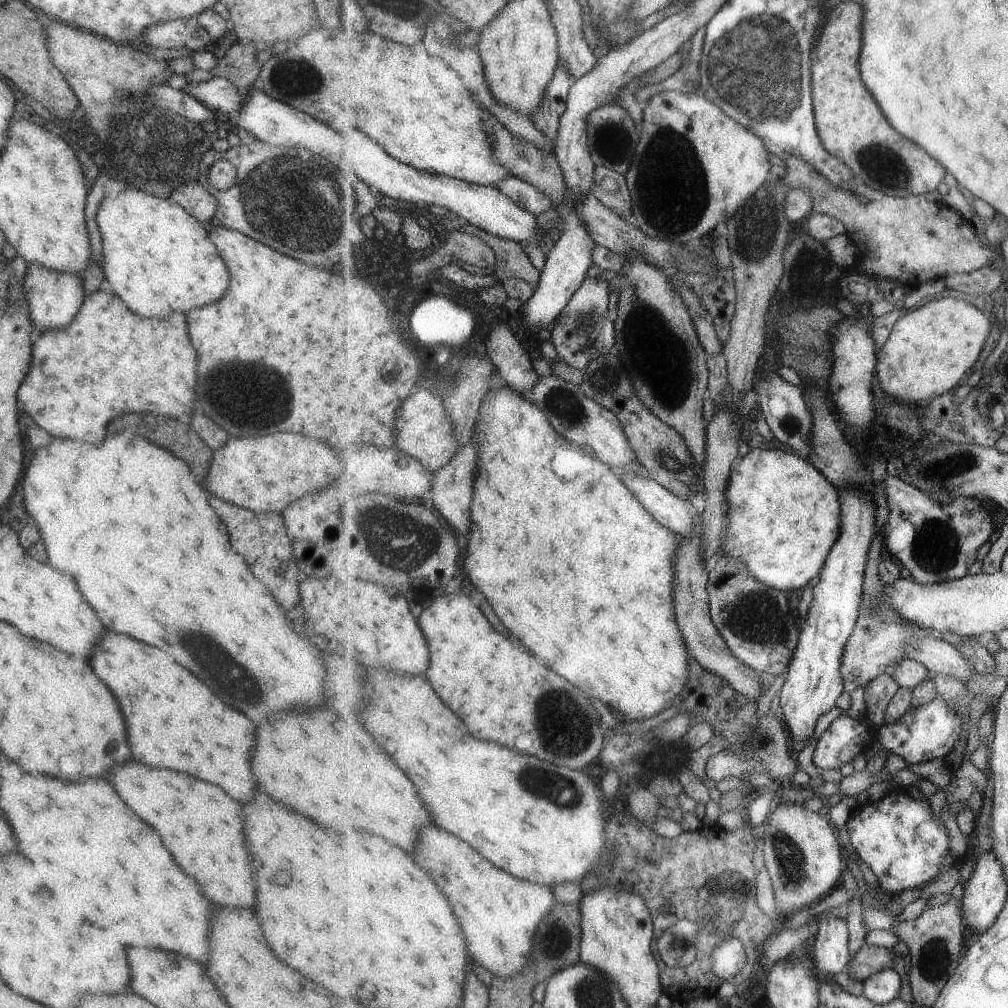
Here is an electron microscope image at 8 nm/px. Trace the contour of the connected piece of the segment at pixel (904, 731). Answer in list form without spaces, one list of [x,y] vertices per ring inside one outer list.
[[[936,699],[919,709],[912,709],[900,721],[881,728],[880,743],[886,750],[901,755],[907,762],[925,763],[932,758],[946,758],[956,750],[968,718],[964,720],[944,699]]]

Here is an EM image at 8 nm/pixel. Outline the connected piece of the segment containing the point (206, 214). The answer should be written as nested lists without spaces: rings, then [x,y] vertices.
[[[197,180],[178,186],[170,196],[176,204],[187,210],[194,218],[202,222],[215,222],[214,216],[218,206],[216,197],[208,192]]]

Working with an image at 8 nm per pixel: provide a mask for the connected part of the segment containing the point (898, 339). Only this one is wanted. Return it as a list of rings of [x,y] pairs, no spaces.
[[[935,299],[923,307],[913,308],[906,312],[904,318],[896,324],[894,334],[886,346],[879,352],[879,370],[882,389],[889,394],[904,400],[922,402],[937,396],[942,396],[954,388],[966,383],[973,370],[981,365],[980,356],[986,348],[994,324],[992,320],[978,308],[963,299]]]

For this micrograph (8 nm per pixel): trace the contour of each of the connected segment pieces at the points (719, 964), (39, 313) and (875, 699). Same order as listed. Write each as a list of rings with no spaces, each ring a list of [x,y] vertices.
[[[722,940],[714,954],[715,973],[724,981],[734,980],[748,962],[748,952],[742,940]]]
[[[27,263],[23,280],[30,318],[38,330],[66,328],[80,310],[86,296],[82,276],[76,273],[61,273],[36,263]]]
[[[888,671],[867,684],[867,705],[869,706],[867,716],[870,722],[880,727],[886,724],[888,707],[901,688],[895,675],[888,674]]]

